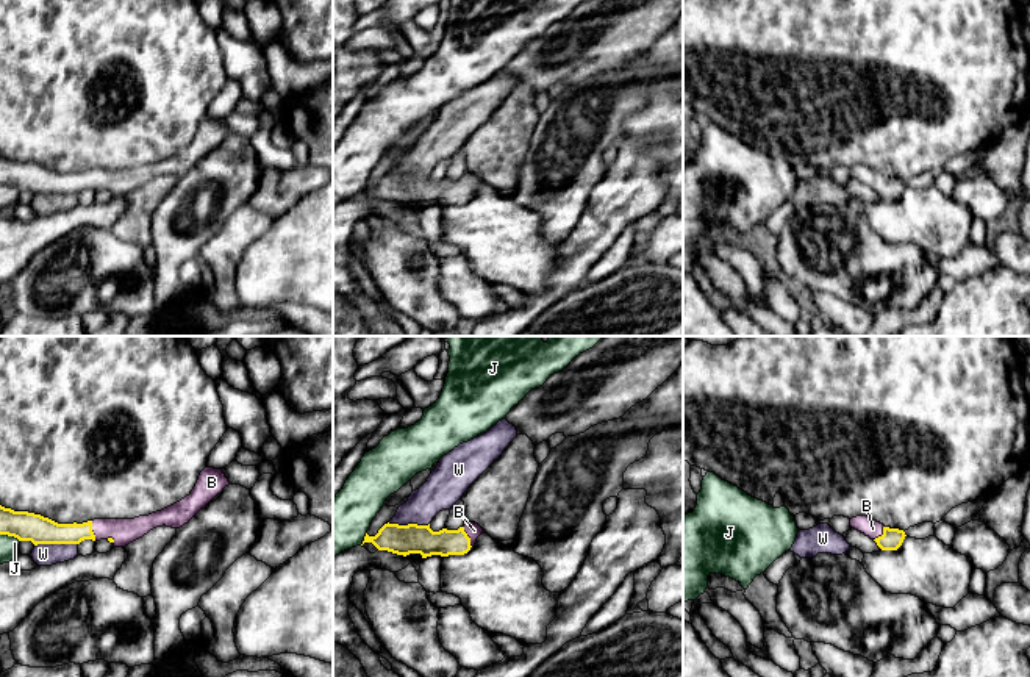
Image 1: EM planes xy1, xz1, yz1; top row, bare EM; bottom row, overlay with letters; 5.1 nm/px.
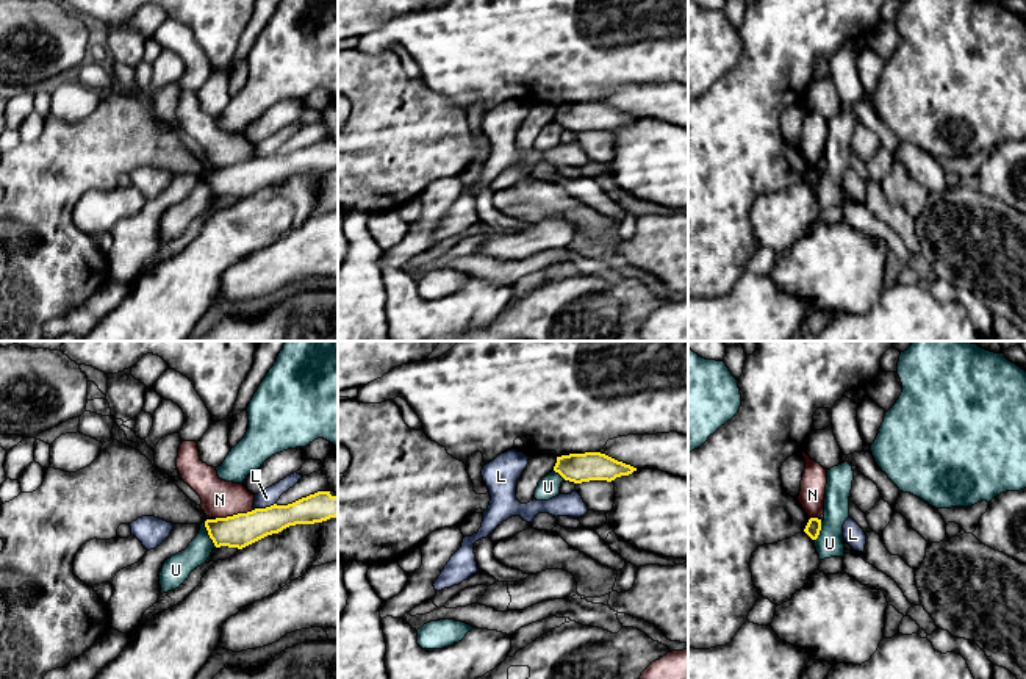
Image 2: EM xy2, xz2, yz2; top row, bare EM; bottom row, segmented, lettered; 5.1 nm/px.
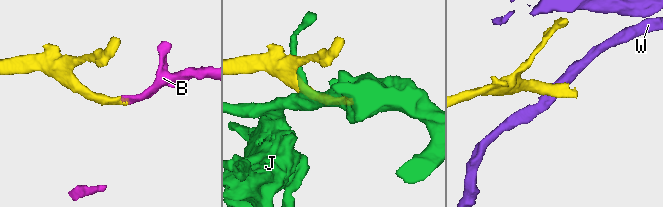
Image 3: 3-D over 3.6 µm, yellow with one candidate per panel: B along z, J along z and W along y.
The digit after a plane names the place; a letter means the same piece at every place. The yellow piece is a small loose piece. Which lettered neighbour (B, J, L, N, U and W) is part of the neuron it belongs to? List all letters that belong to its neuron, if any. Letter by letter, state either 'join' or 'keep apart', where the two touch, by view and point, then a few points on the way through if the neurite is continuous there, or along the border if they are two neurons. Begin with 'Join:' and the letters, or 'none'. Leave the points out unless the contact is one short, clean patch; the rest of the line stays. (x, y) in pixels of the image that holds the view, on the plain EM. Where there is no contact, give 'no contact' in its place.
Join: B
B: join; contact xz1 (468, 186); way xz1 (422, 189), (468, 186), (474, 180)
J: keep apart; contact xy1 (10, 185)
L: keep apart; contact xy2 (263, 158); border xy2 (274, 152), (254, 160)
N: keep apart; contact xy2 (233, 165)
U: keep apart; contact xy2 (208, 183); border xy2 (204, 172), (208, 186), (216, 196)
W: keep apart; contact xy1 (55, 193); border xy1 (77, 193), (38, 193), (35, 196)

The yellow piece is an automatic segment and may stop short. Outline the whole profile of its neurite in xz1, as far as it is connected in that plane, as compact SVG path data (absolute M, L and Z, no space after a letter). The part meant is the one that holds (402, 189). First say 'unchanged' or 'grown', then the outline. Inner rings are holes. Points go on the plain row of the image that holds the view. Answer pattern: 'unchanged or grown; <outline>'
grown; M466 170L458 180L442 178L433 181L428 175L399 175L384 174L375 186L366 183L364 192L372 192L378 200L388 200L397 205L420 203L422 208L431 205L464 205L477 192L485 180L470 170Z

